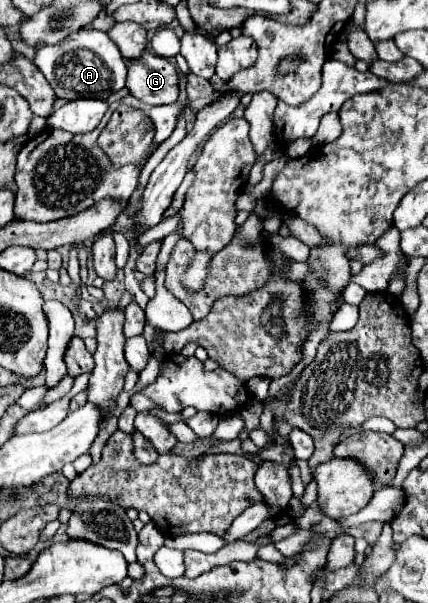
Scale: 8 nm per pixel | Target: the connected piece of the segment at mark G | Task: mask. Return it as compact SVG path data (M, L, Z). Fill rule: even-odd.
M143 51L139 59L127 61L127 89L133 97L147 105L165 105L177 101L175 67L151 51Z

